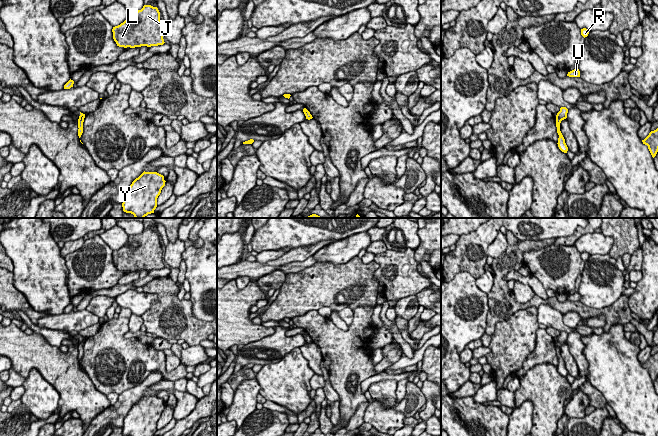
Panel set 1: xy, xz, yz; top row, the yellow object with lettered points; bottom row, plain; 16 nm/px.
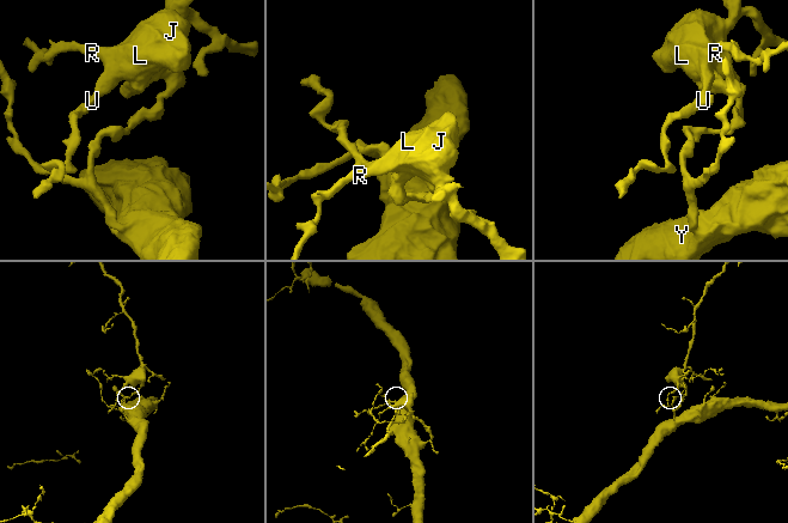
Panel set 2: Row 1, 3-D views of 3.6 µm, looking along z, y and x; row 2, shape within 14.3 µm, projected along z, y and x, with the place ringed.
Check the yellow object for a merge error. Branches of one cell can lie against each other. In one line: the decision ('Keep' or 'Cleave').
Keep

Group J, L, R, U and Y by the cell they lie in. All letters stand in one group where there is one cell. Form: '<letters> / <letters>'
J L R U Y

